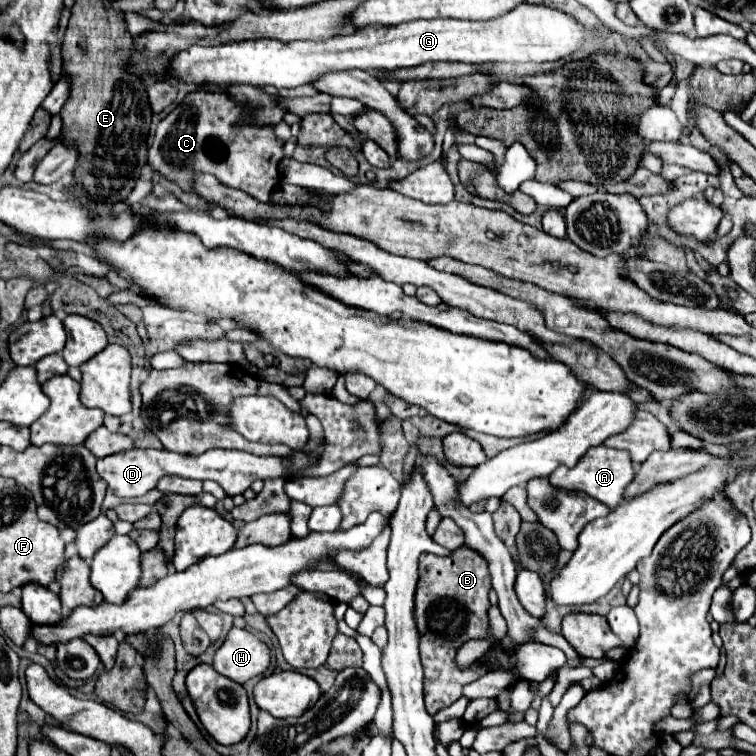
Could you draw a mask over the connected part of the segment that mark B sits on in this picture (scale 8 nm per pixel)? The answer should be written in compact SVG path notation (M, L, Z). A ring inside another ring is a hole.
M462 546L452 556L440 558L434 554L420 556L420 578L416 586L414 616L420 632L420 658L424 666L424 702L426 710L434 716L440 708L454 704L462 696L462 688L488 672L484 664L488 652L470 668L460 670L454 664L458 648L468 640L488 640L488 592L490 592L488 564L478 552Z

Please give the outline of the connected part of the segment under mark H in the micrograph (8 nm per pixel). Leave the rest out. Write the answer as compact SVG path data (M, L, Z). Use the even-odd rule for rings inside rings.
M232 628L224 644L216 650L214 670L222 676L244 684L254 676L264 674L270 664L268 646L244 628Z

